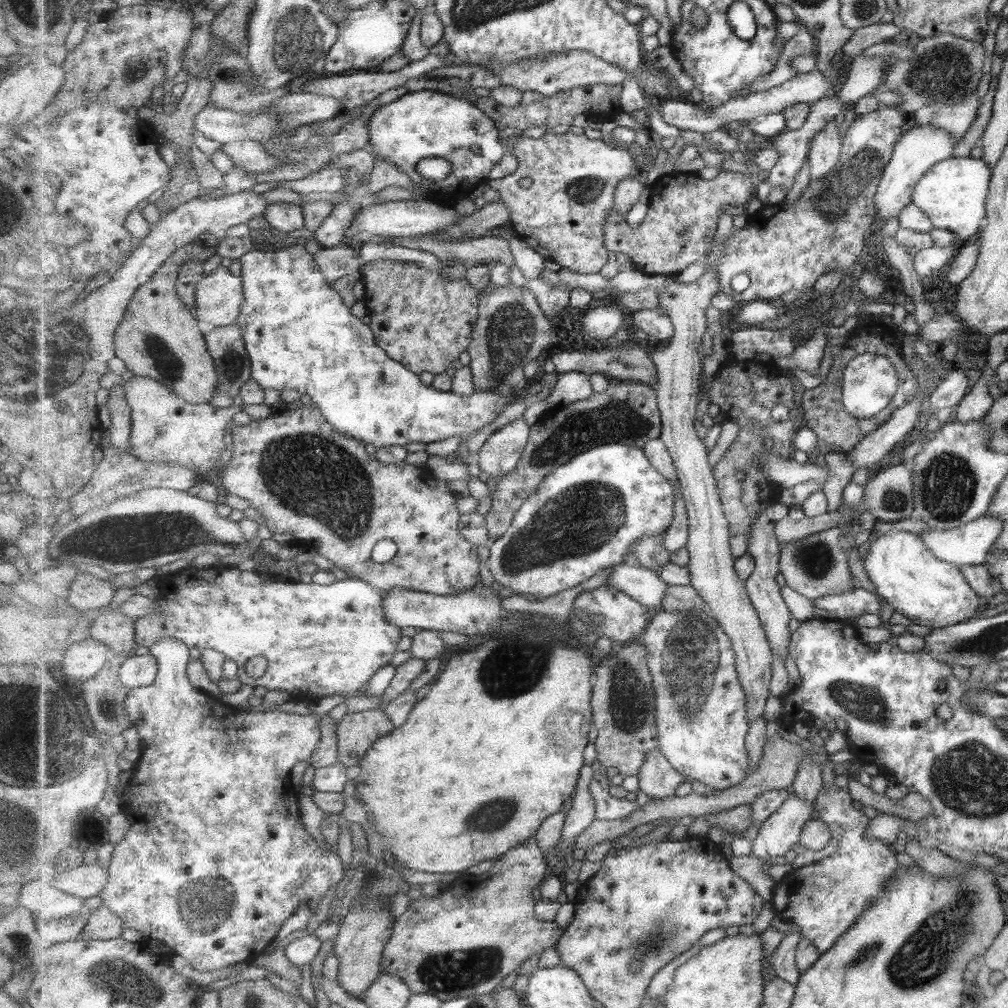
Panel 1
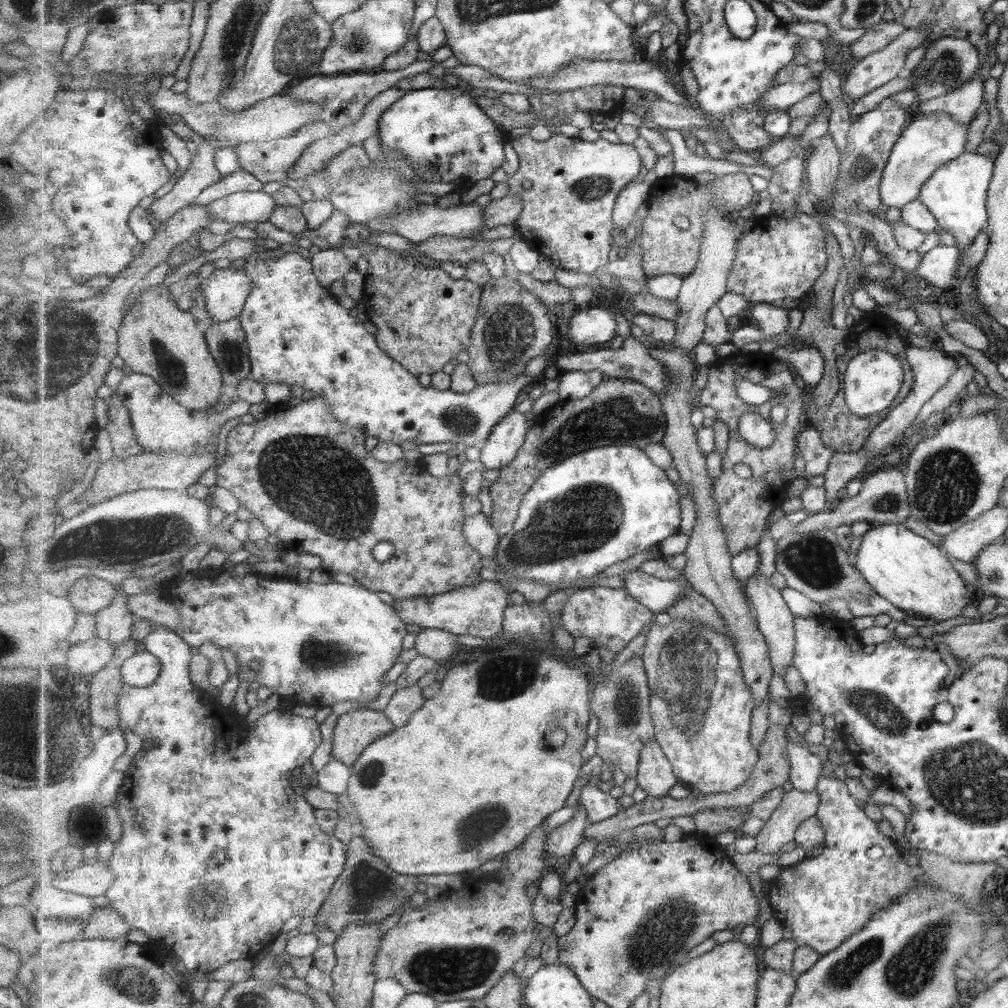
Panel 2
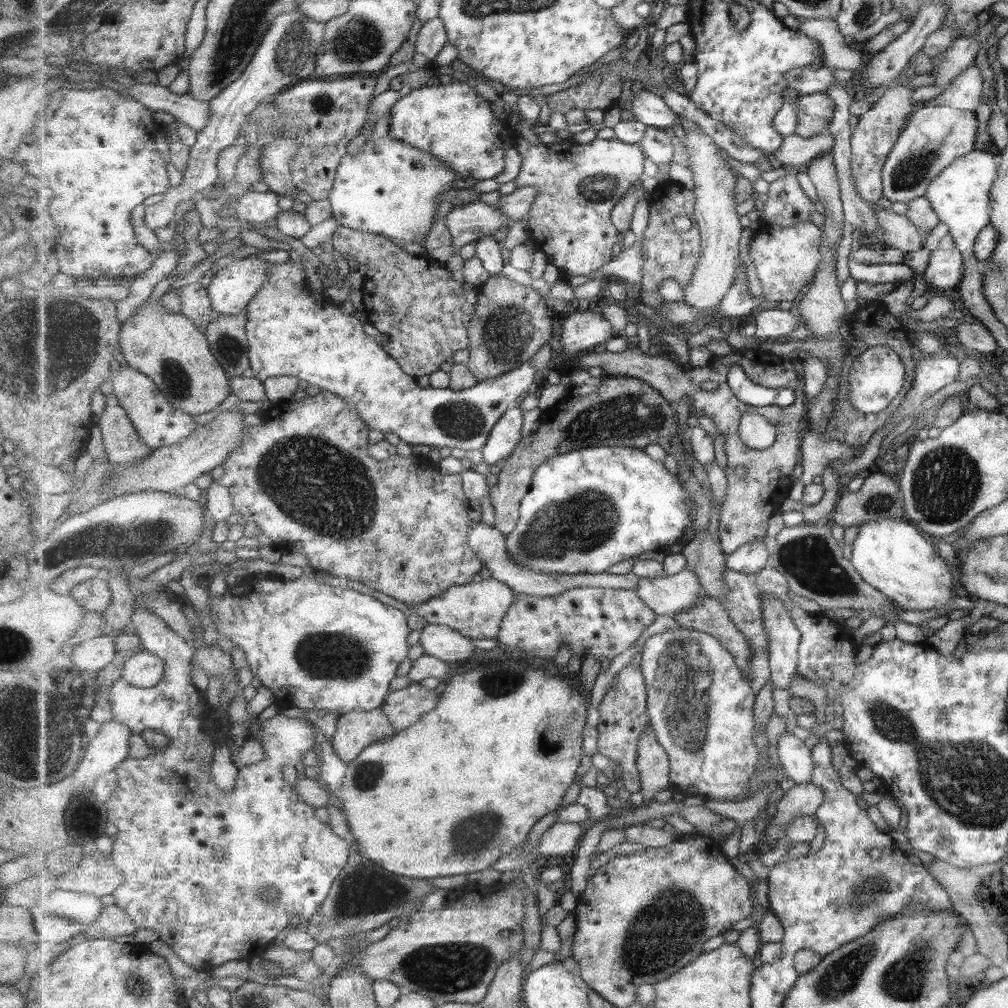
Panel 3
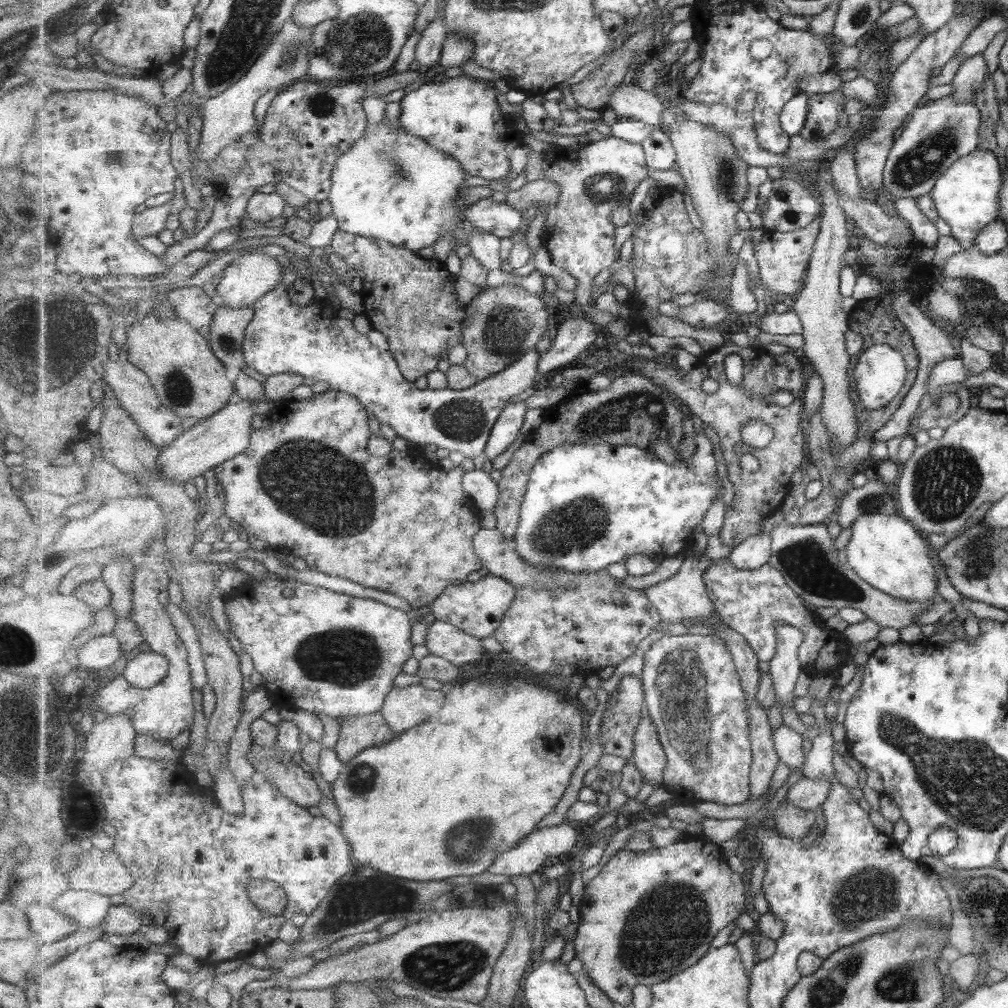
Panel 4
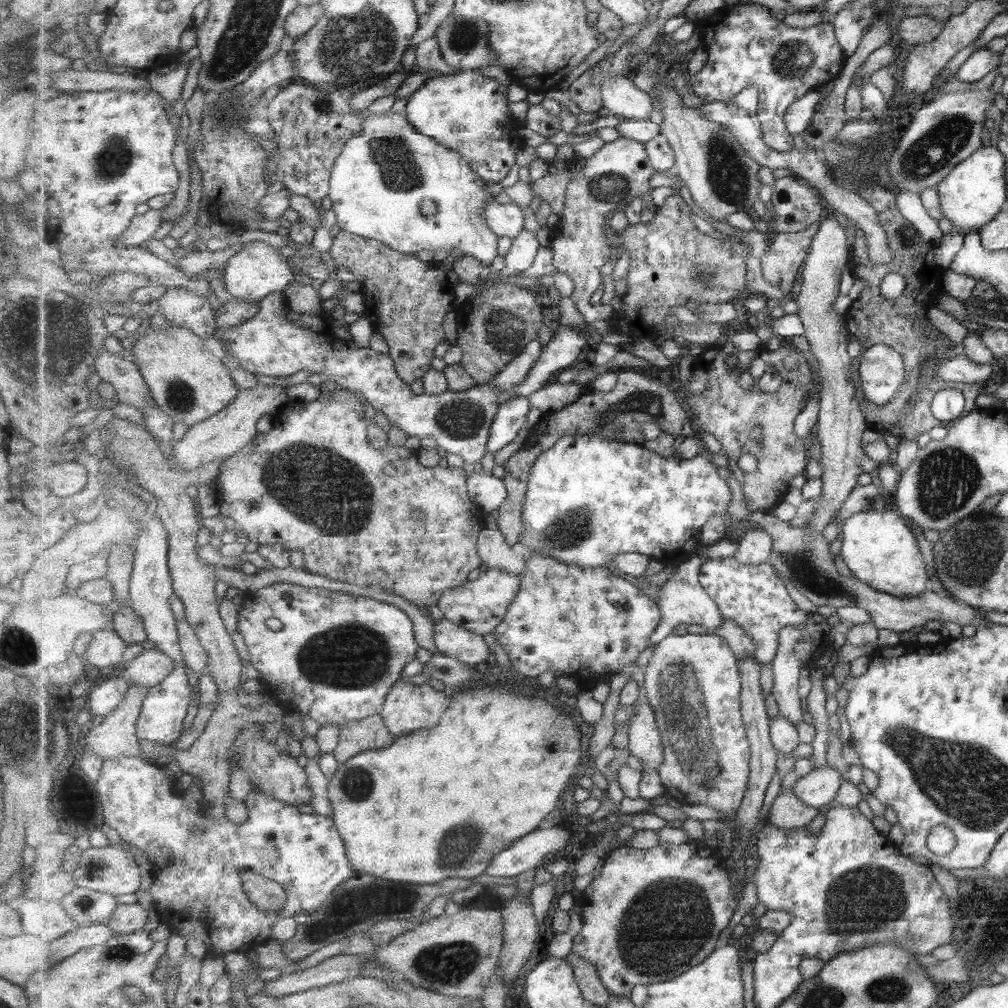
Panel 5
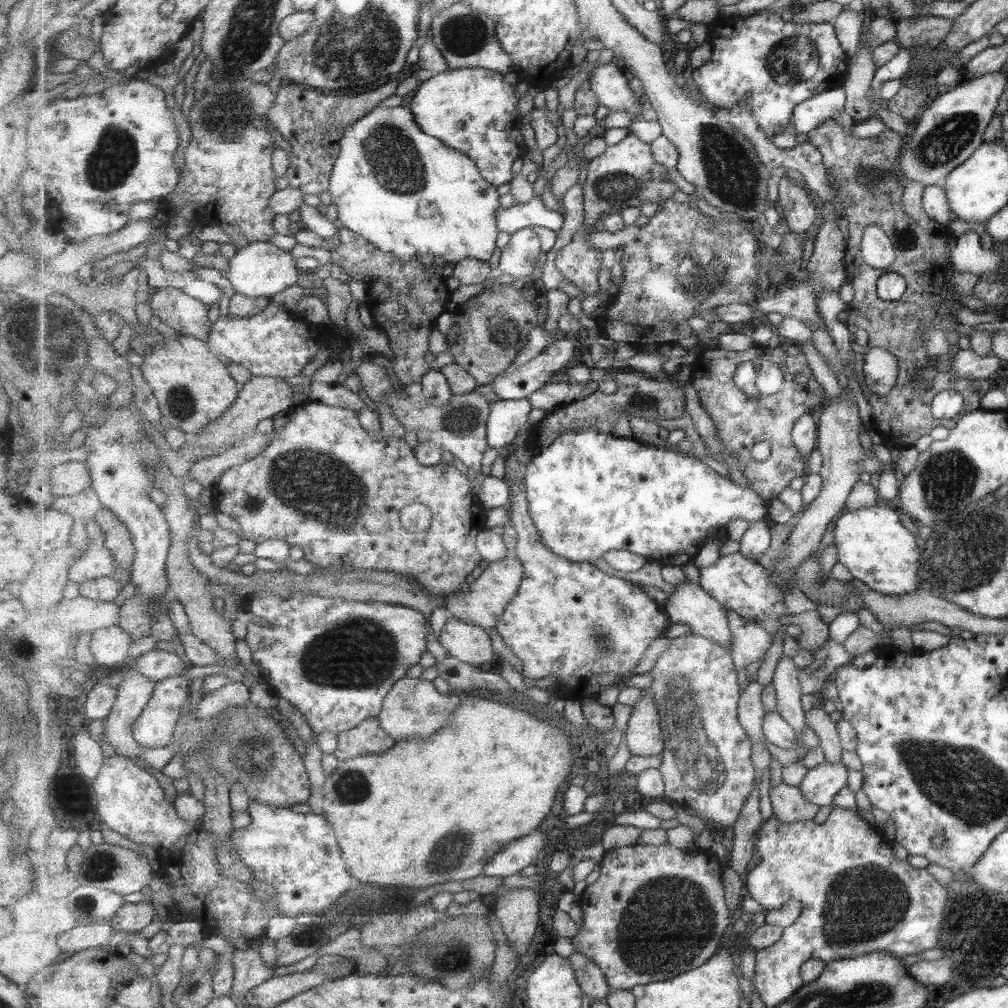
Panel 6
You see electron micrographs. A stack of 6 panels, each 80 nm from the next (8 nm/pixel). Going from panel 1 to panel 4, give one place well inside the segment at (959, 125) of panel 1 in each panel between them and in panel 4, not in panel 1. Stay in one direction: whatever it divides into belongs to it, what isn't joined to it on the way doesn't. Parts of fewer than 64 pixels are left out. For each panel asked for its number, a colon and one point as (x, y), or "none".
2: (961, 104)
3: (964, 92)
4: (969, 74)

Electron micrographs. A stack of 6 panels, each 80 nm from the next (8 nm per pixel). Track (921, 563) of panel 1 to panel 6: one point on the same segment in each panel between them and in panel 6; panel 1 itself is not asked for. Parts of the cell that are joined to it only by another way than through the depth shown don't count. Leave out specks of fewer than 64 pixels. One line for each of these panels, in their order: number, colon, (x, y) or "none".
2: (912, 575)
3: (890, 555)
4: (885, 552)
5: (877, 547)
6: (877, 551)

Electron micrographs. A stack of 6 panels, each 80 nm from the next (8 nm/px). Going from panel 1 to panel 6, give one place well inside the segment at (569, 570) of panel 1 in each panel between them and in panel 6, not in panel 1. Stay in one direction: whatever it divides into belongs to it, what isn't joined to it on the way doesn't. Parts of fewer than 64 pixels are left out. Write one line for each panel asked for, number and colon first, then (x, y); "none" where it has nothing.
2: (604, 505)
3: (588, 509)
4: (588, 506)
5: (590, 499)
6: (589, 493)

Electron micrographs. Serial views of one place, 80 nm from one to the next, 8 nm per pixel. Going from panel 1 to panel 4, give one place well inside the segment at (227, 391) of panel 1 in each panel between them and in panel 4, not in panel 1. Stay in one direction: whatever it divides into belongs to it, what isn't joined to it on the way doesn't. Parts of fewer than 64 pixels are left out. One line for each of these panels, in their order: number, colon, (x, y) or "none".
2: (227, 341)
3: (227, 335)
4: (227, 335)

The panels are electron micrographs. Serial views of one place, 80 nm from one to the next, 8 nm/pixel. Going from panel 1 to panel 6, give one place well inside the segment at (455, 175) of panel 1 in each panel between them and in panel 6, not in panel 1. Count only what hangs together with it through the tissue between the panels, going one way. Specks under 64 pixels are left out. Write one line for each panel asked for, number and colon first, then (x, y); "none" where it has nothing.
2: (444, 133)
3: (450, 122)
4: (460, 116)
5: (464, 111)
6: (468, 108)

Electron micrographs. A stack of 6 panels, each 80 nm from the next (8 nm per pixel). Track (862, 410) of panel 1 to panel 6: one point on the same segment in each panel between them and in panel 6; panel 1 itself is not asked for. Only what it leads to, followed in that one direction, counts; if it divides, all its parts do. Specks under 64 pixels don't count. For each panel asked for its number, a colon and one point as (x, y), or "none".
2: (871, 379)
3: (875, 377)
4: (879, 373)
5: (881, 371)
6: (880, 368)

